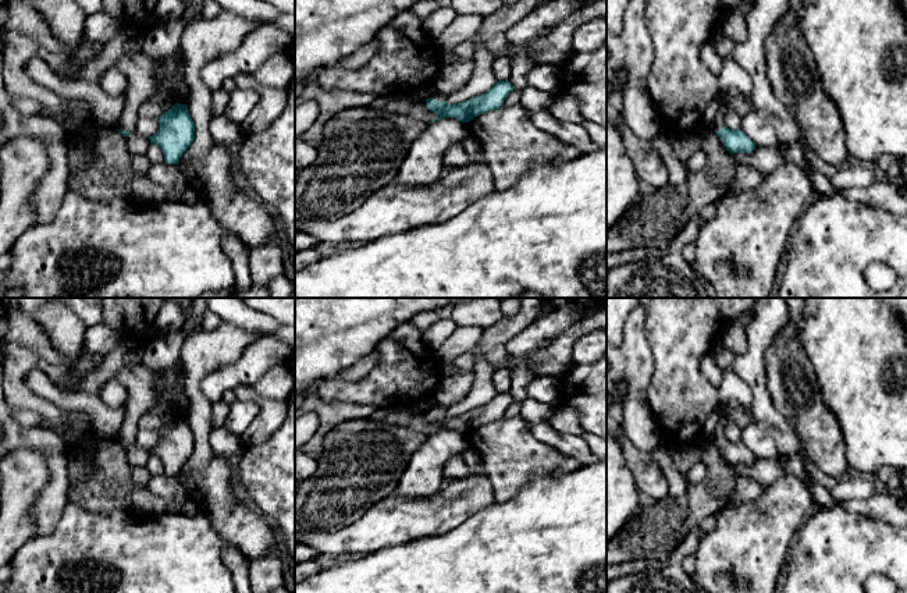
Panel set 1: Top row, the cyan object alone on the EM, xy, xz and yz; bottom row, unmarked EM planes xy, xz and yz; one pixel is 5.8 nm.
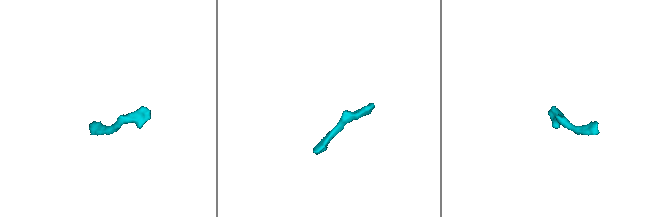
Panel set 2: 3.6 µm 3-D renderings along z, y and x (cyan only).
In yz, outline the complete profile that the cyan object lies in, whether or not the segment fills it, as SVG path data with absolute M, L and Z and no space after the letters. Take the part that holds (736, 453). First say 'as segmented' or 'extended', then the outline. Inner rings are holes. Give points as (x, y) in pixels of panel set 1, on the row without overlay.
extended; M719 405L722 409L719 415L719 420L715 426L714 432L714 443L721 450L723 458L730 465L750 465L755 461L754 454L741 443L741 441L730 441L725 434L725 425L728 422L728 408L725 405Z

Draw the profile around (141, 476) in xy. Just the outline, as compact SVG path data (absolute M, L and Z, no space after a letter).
M145 466L132 468L132 480L135 487L146 487L150 479L152 476Z

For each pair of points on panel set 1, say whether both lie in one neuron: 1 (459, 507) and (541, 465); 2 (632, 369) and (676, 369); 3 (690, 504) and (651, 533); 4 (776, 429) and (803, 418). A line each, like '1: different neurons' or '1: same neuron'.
1: different neurons
2: different neurons
3: same neuron
4: different neurons

